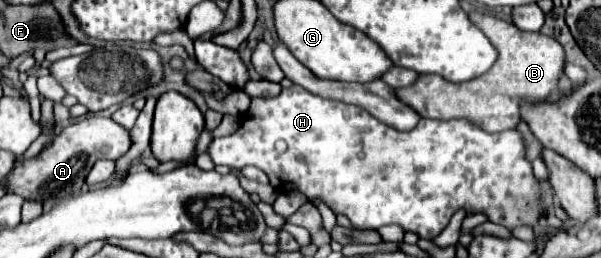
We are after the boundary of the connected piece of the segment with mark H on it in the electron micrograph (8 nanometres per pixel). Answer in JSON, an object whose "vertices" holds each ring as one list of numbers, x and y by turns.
{"vertices":[[291,85,289,89,283,89,277,97,265,97,265,99,263,97,255,97,251,101,251,107,249,107,247,115,243,117,243,123,241,123,239,131,233,133,233,135,227,135,227,137,213,139,207,153,211,155,215,165,229,165,229,167,235,167,235,169,243,169,245,165,259,167,261,171,267,173,271,185,279,193,283,193,283,187,285,187,285,191,289,191,289,189,301,191,307,199,313,199,313,197,323,199,333,211,345,213,349,217,351,225,357,227,357,229,379,229,383,225,399,225,405,231,417,233,421,239,435,239,447,227,447,223,453,217,453,213,459,211,459,209,465,209,467,213,483,213,483,215,487,215,487,219,491,223,499,223,499,225,503,225,503,227,507,227,511,231,511,229,515,229,519,225,529,225,529,227,537,225,541,219,545,219,547,211,555,203,555,193,551,189,549,179,541,181,541,179,537,179,533,175,531,161,527,161,527,155,525,155,527,147,525,147,525,141,523,141,523,135,517,129,509,129,509,131,501,131,501,133,489,133,489,131,481,129,477,123,473,123,469,119,449,119,449,121,421,119,419,125,413,131,397,131,397,129,377,121,373,115,369,115,365,109,361,109,357,105,347,105,343,101,331,101,331,99,321,99,321,97,305,91,299,85]]}

